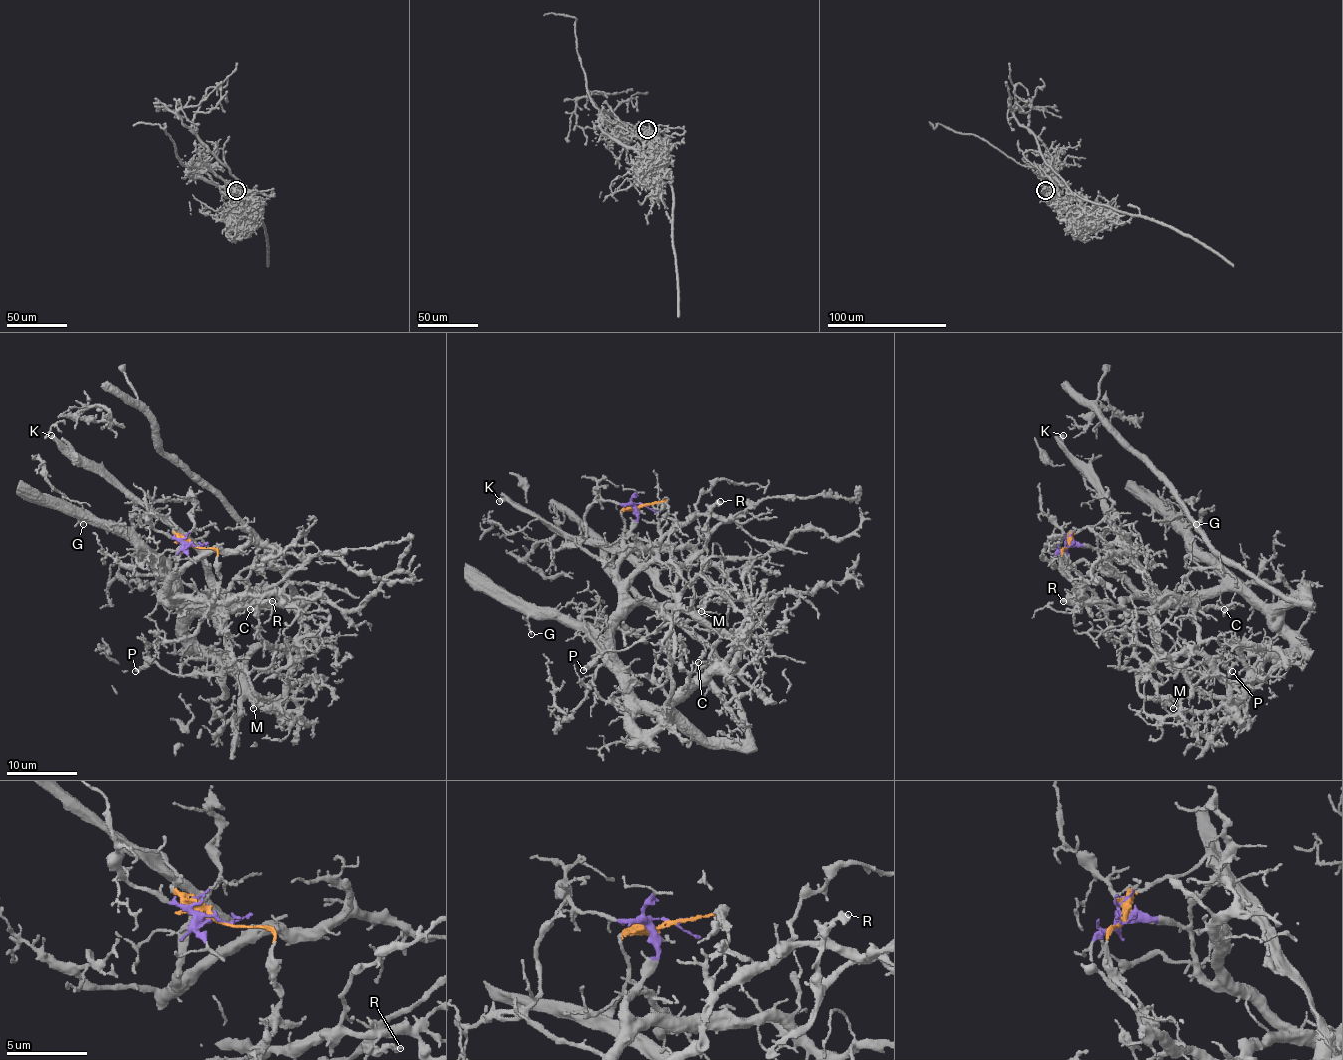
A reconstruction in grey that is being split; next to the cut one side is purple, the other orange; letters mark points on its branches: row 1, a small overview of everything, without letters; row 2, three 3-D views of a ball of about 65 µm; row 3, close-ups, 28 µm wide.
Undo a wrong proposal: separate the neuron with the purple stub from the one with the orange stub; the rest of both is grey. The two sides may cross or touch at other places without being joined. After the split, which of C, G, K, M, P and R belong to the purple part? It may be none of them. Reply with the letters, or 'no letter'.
C, G

